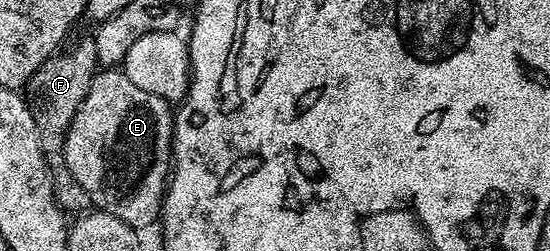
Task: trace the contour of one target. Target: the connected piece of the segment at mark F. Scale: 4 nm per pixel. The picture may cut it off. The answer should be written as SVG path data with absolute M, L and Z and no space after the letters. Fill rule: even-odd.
M88 36L81 42L70 46L46 59L38 68L38 72L34 72L34 76L28 81L26 87L26 101L34 116L34 124L38 128L38 140L44 153L44 159L47 160L48 168L52 172L52 184L56 188L56 202L60 205L61 210L76 216L87 211L93 205L93 201L74 180L68 167L64 165L64 145L70 124L82 100L86 100L86 92L90 92L92 79L98 73L98 63L95 37Z

